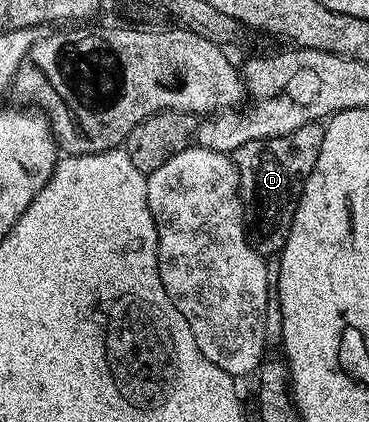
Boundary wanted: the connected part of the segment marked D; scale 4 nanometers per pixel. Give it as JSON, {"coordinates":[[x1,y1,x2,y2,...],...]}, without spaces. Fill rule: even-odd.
{"coordinates":[[322,122,306,123,301,125,301,129,293,129,293,133,281,137,245,141,245,145,233,152,247,238,264,257,278,256,287,244,303,186,309,173,313,173,317,153,321,153,323,128]]}

